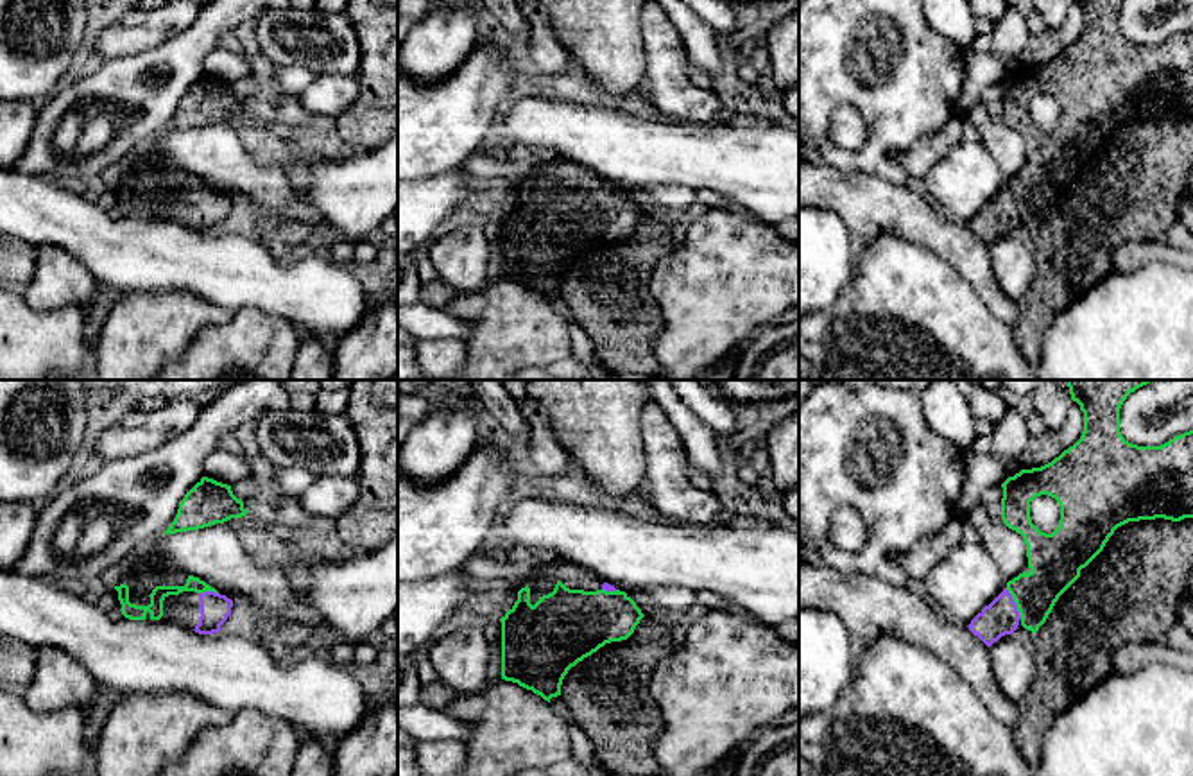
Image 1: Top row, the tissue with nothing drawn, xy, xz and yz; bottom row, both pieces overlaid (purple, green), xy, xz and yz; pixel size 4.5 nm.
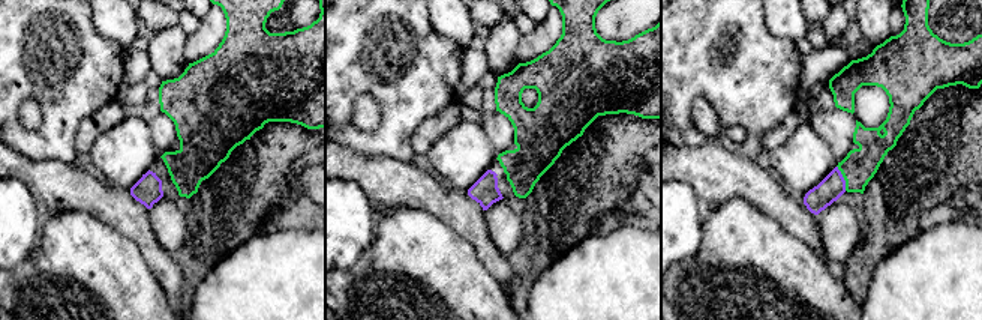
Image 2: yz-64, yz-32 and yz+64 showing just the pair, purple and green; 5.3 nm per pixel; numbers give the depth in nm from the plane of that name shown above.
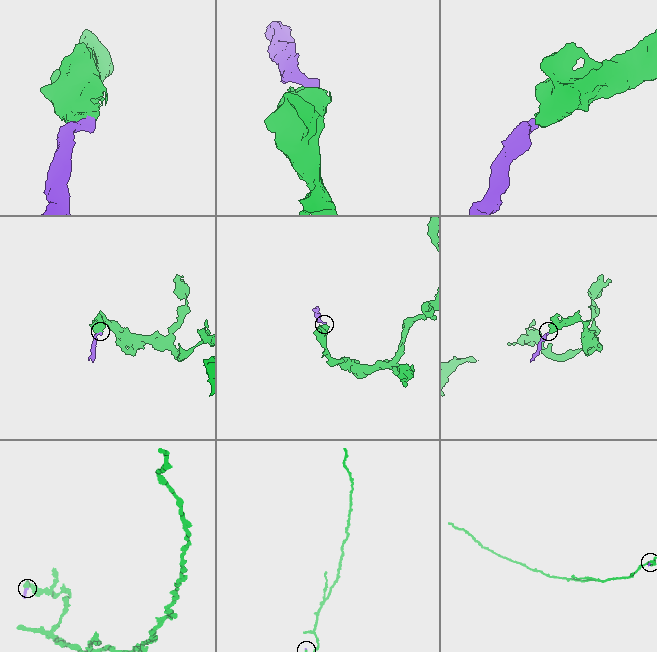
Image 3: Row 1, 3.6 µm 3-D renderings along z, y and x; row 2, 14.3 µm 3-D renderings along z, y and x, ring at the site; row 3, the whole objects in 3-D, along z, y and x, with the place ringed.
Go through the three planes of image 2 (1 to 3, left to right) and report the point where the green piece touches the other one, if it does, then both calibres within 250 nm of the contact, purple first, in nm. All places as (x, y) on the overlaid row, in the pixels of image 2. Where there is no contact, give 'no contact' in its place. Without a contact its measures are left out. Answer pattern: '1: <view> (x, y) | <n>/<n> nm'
1: no contact
2: no contact
3: yz+64 (843, 178) | 140/180 nm

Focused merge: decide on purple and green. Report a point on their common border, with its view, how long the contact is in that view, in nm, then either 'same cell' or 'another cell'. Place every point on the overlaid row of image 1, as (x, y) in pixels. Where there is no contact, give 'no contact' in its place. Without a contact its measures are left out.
meets purple in yz at (1014, 604); contact 160 nm long; same cell

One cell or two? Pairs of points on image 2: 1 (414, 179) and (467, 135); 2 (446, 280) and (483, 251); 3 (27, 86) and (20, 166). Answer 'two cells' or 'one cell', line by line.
1: two cells
2: two cells
3: two cells

